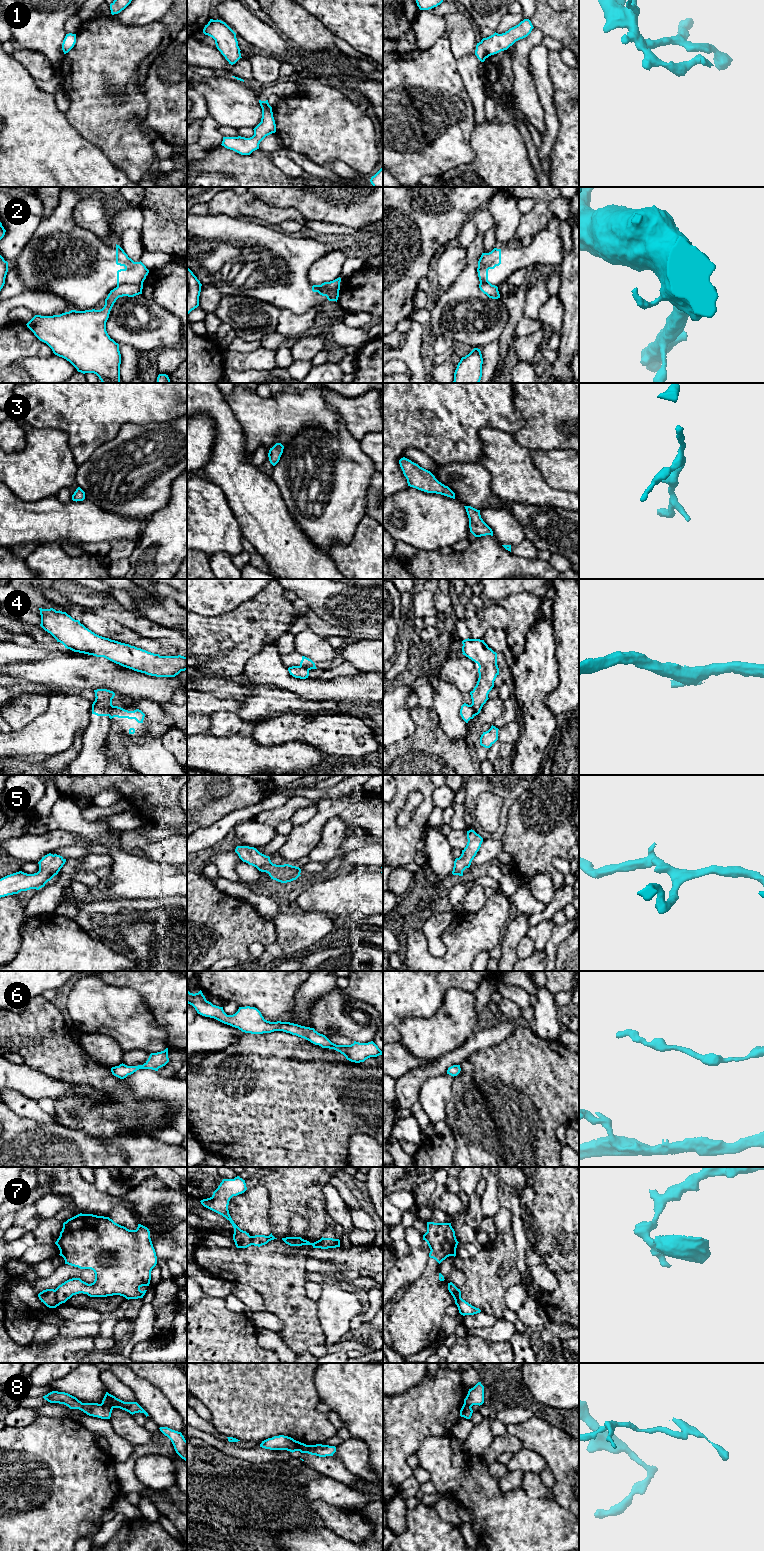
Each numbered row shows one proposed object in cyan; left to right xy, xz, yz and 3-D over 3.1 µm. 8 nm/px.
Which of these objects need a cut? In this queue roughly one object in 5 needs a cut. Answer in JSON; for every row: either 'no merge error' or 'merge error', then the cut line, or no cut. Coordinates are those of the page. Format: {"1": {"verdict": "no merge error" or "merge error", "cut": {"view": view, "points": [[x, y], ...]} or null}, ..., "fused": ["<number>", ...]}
{"1": {"verdict": "no merge error", "cut": null}, "2": {"verdict": "merge error", "cut": {"view": "xy", "points": [[142, 283], [123, 283], [117, 286]]}}, "3": {"verdict": "no merge error", "cut": null}, "4": {"verdict": "merge error", "cut": {"view": "xy", "points": [[112, 705], [107, 715]]}}, "5": {"verdict": "no merge error", "cut": null}, "6": {"verdict": "no merge error", "cut": null}, "7": {"verdict": "merge error", "cut": {"view": "xy", "points": [[54, 1290], [55, 1297], [60, 1303]]}}, "8": {"verdict": "merge error", "cut": {"view": "xy", "points": [[101, 1403], [112, 1408]]}}, "fused": ["2", "4", "7", "8"]}

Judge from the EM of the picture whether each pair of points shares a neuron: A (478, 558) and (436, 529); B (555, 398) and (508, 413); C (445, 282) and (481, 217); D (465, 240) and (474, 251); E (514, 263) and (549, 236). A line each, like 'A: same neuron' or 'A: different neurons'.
A: different neurons
B: different neurons
C: different neurons
D: different neurons
E: same neuron

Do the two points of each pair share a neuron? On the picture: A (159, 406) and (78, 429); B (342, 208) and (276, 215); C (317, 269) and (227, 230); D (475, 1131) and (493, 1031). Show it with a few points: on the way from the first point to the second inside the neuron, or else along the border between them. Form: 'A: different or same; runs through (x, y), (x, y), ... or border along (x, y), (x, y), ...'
A: same; runs through (139, 406), (101, 406), (98, 409)
B: different; border along (277, 207), (294, 208), (306, 221)
C: different; border along (329, 252), (309, 268), (308, 279), (313, 285)
D: different; border along (511, 1034), (506, 1038), (475, 1050), (469, 1056)

